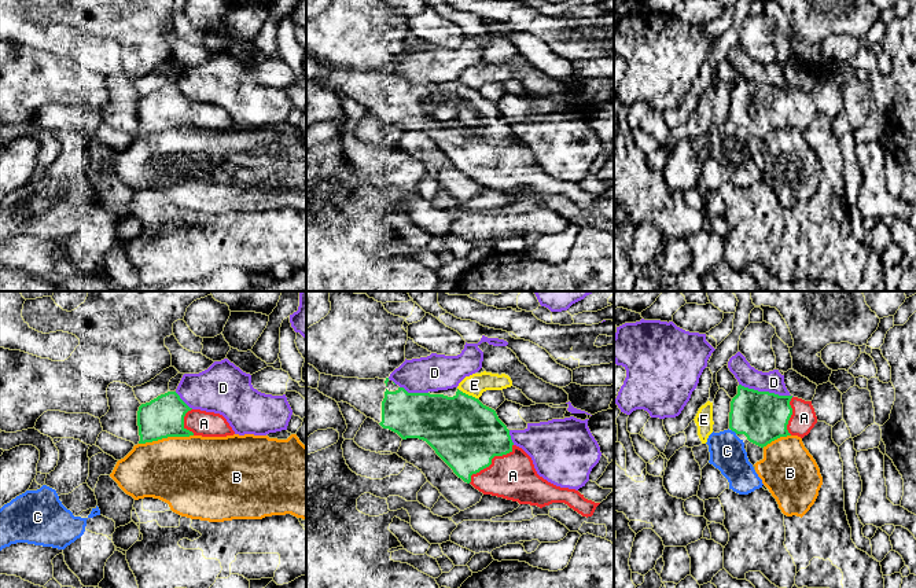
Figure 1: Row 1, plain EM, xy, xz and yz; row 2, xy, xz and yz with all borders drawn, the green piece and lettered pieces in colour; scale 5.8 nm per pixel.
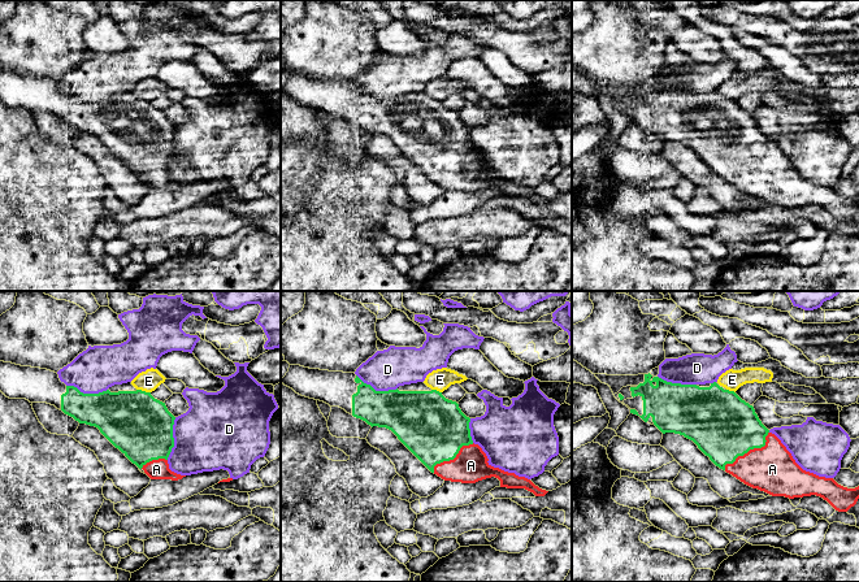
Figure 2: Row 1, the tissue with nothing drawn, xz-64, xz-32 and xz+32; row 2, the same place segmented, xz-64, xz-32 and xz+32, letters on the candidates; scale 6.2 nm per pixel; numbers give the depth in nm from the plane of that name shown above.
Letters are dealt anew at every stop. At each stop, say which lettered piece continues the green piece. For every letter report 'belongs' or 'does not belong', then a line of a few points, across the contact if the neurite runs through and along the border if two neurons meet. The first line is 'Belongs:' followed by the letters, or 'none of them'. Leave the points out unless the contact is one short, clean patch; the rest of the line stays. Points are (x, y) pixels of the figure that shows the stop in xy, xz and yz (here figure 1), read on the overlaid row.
Belongs: A
A: belongs; line xz (466, 434), (490, 462), (512, 476)
B: does not belong; line xy (192, 434), (168, 436), (139, 444)
C: does not belong; line yz (731, 429), (736, 433)
D: does not belong
E: does not belong; line xz (462, 390), (477, 399)

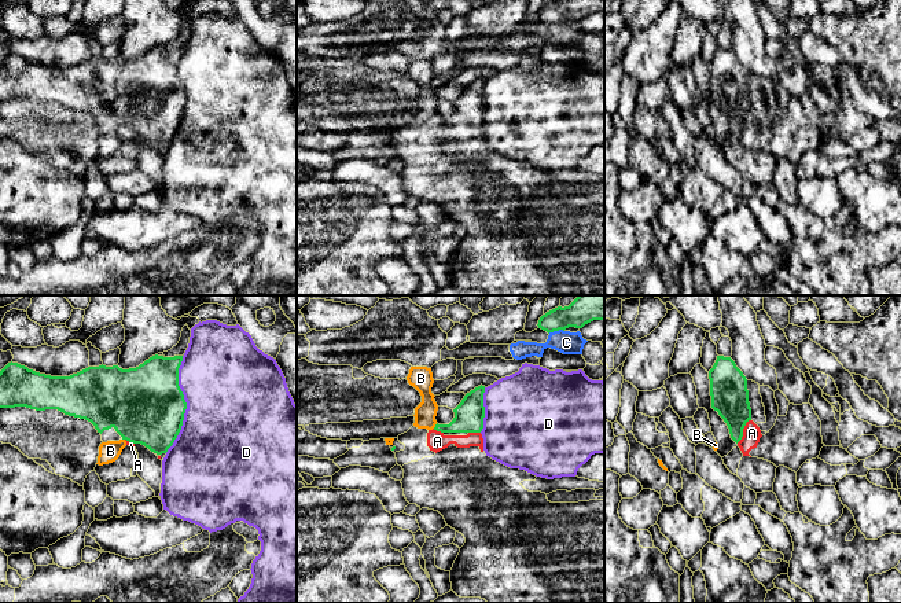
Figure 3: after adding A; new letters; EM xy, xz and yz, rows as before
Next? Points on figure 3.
Belongs: A
A: belongs
B: does not belong
C: does not belong; line xz (563, 330), (548, 333)
D: does not belong

